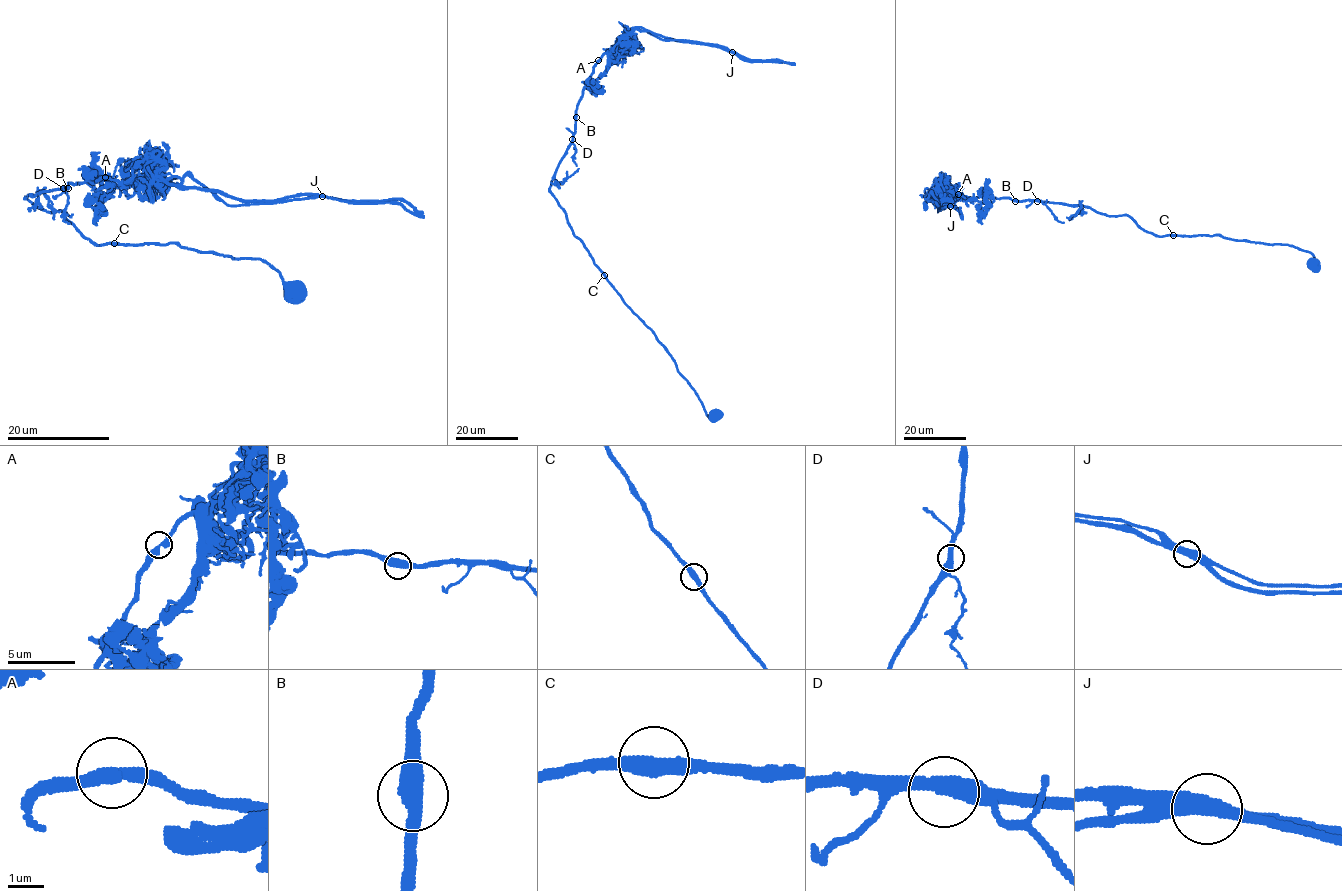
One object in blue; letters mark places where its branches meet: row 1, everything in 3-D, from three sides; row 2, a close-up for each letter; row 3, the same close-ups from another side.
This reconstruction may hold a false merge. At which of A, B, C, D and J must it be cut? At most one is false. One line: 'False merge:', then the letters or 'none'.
False merge: J

